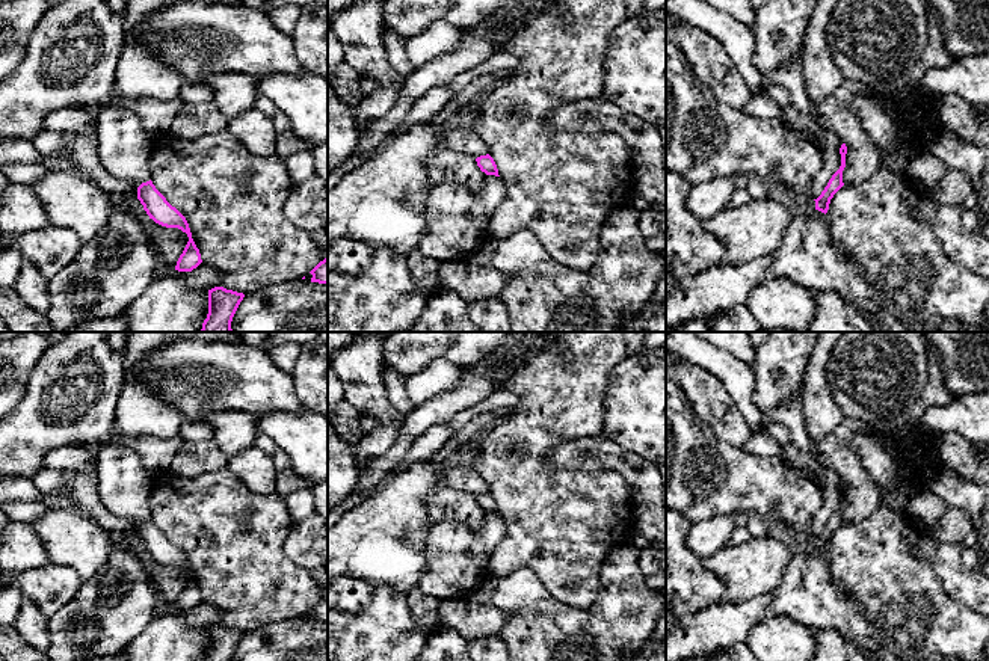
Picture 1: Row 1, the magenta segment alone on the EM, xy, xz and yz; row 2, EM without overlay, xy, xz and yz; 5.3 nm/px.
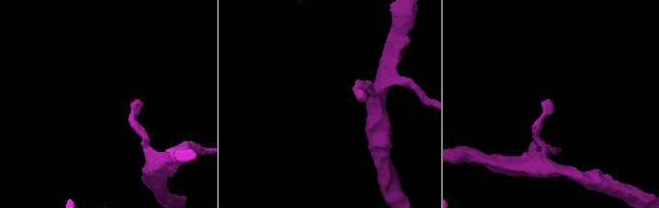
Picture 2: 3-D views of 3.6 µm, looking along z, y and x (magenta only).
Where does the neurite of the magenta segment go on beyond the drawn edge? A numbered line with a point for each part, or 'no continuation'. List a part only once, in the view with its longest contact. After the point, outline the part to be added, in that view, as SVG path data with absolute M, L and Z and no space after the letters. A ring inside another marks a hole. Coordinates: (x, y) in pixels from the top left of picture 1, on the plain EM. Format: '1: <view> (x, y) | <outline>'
no continuation

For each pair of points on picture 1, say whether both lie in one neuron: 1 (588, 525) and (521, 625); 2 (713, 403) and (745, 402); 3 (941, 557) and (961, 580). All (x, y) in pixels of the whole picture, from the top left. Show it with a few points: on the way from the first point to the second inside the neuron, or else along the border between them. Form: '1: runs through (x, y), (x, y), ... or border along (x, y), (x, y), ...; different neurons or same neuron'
1: border along (515, 569), (529, 568), (557, 601), (576, 608); different neurons
2: border along (713, 373), (754, 432); different neurons
3: runs through (947, 563), (955, 574); same neuron

